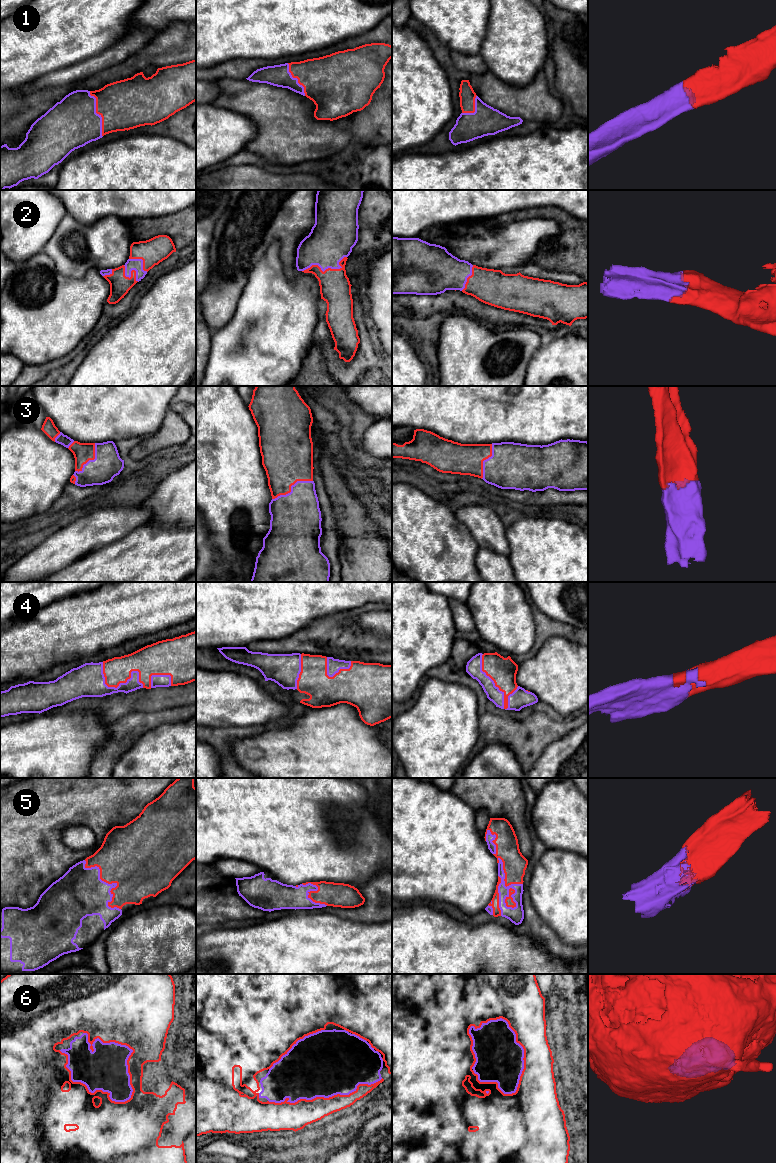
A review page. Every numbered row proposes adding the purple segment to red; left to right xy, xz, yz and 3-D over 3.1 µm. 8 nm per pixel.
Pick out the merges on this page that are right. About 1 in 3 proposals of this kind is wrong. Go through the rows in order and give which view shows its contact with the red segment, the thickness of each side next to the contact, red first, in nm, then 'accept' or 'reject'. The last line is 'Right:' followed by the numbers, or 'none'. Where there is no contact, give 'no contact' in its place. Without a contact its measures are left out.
1: xy | 400/400 nm | accept
2: xz | 260/360 nm | accept
3: xz | 420/400 nm | accept
4: yz | 220/130 nm | accept
5: xy | 460/380 nm | accept
6: xy | 300/340 nm | accept
Right: 1, 2, 3, 4, 5, 6

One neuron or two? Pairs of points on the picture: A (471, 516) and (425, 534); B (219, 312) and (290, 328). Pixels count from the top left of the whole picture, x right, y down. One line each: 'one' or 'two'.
A: two
B: two

